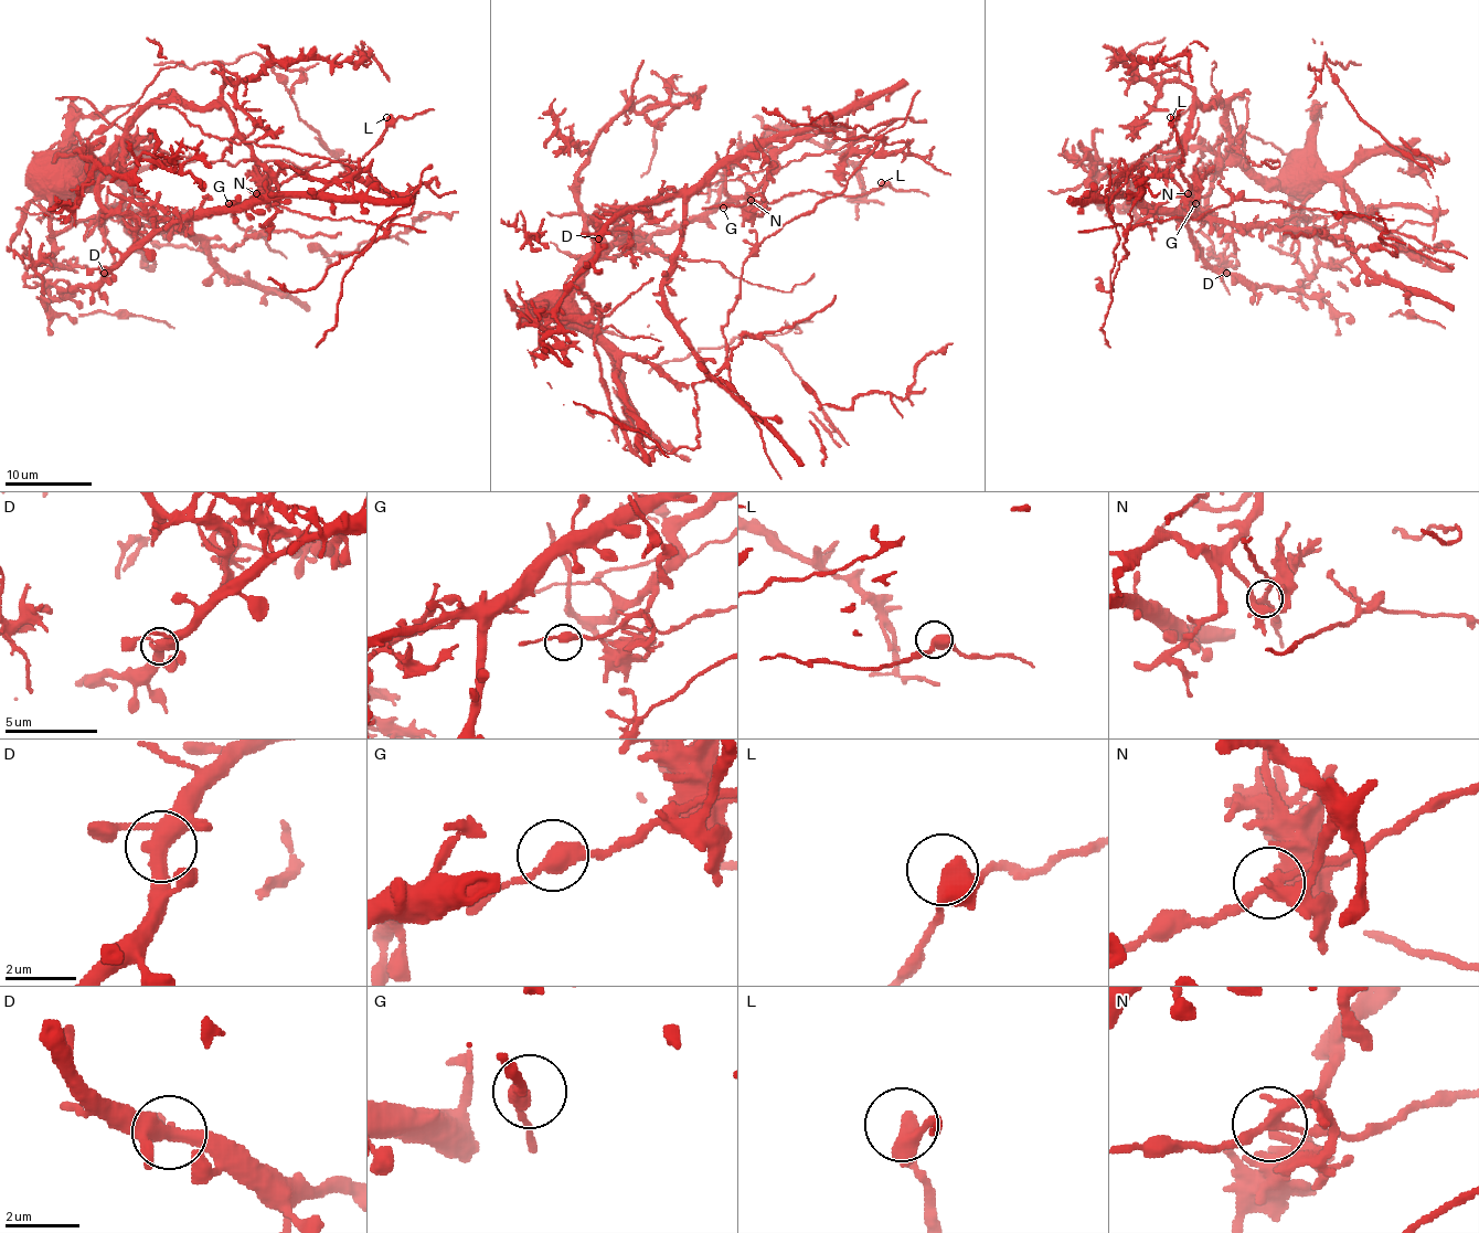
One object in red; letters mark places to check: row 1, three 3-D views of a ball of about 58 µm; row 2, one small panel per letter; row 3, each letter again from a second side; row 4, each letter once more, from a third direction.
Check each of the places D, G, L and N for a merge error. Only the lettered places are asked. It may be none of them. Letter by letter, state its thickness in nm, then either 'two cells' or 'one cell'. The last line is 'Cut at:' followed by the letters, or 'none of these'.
D: 380 nm | two cells
G: 360 nm | one cell
L: 360 nm | one cell
N: 280 nm | two cells
Cut at: D, N

